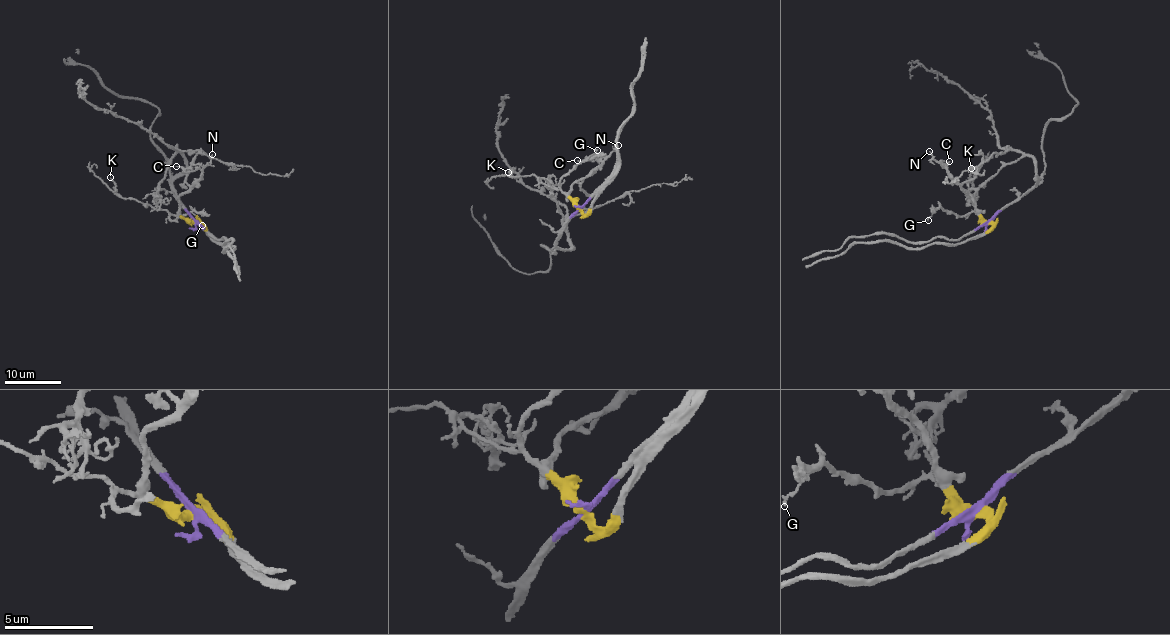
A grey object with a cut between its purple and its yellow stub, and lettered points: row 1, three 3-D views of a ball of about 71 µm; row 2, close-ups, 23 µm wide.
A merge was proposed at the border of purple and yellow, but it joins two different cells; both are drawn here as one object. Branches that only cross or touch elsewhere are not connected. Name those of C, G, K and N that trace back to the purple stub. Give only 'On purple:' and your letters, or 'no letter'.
On purple: no letter

